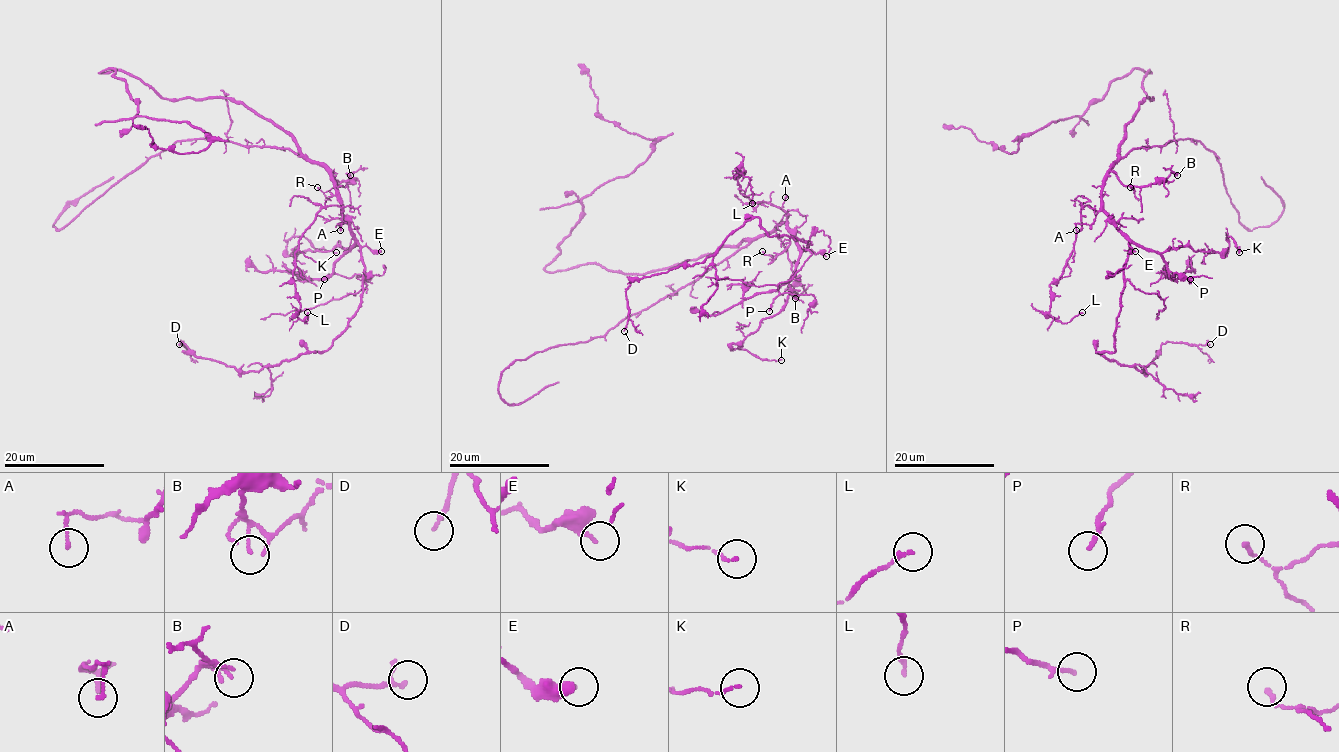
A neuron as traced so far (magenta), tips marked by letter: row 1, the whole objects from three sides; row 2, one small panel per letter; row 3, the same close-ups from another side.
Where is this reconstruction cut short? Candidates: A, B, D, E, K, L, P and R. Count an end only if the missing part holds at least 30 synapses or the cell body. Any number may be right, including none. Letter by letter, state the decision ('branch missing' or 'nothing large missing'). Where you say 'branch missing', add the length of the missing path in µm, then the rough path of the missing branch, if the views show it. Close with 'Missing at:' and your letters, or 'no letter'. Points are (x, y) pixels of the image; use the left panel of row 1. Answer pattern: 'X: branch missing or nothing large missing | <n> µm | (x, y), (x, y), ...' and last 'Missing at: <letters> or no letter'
A: nothing large missing
B: nothing large missing
D: nothing large missing
E: nothing large missing
K: nothing large missing
L: nothing large missing
P: nothing large missing
R: nothing large missing
Missing at: no letter

